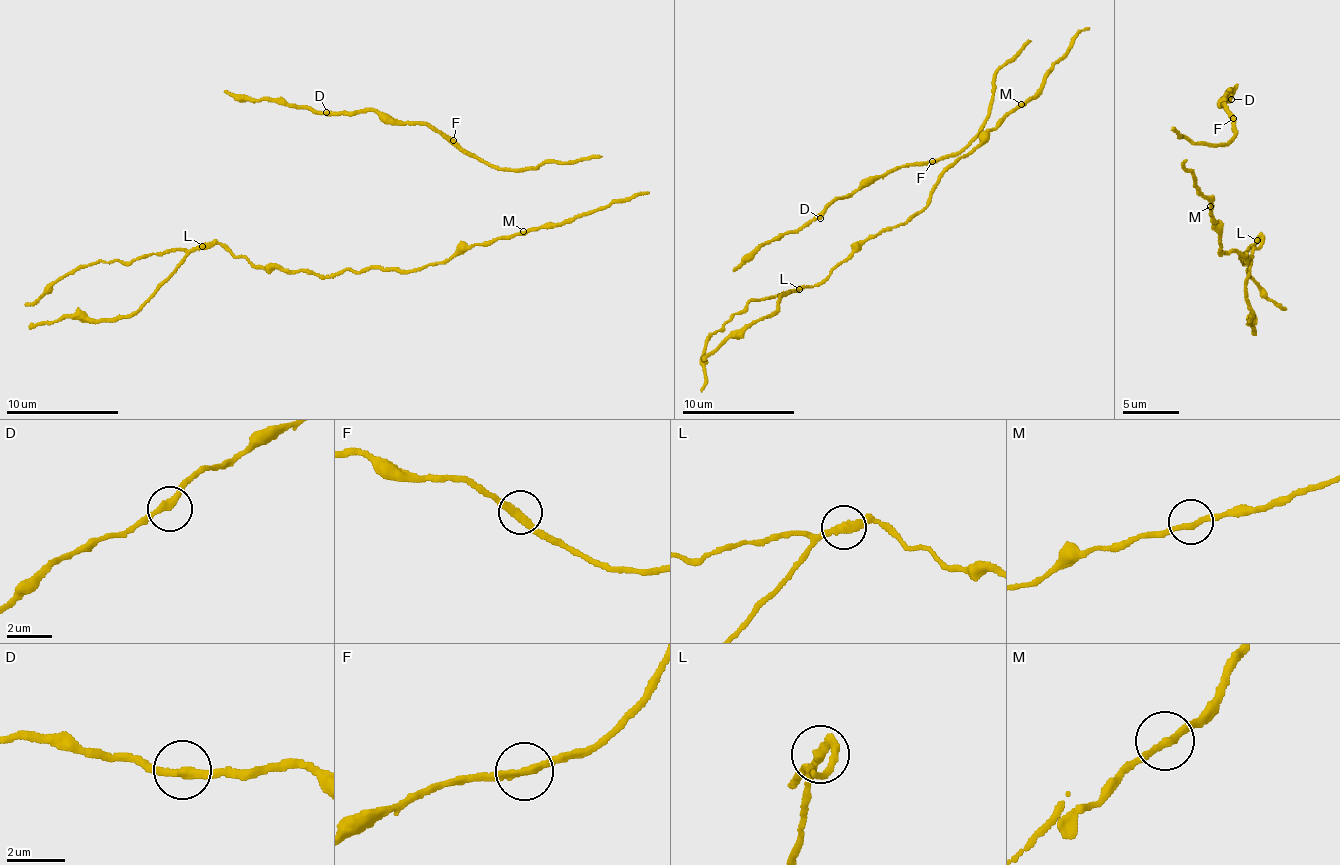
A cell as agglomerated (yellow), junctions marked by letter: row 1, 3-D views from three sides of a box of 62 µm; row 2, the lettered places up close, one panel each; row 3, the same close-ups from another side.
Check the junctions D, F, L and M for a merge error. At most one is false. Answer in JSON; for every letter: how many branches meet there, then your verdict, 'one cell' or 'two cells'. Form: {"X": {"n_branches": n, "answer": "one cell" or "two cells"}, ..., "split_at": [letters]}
{"D": {"n_branches": 2, "answer": "one cell"}, "F": {"n_branches": 2, "answer": "one cell"}, "L": {"n_branches": 2, "answer": "two cells"}, "M": {"n_branches": 2, "answer": "one cell"}, "split_at": ["L"]}

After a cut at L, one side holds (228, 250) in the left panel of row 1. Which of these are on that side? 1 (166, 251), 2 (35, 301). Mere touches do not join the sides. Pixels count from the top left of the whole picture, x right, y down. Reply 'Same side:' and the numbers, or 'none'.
Same side: none

